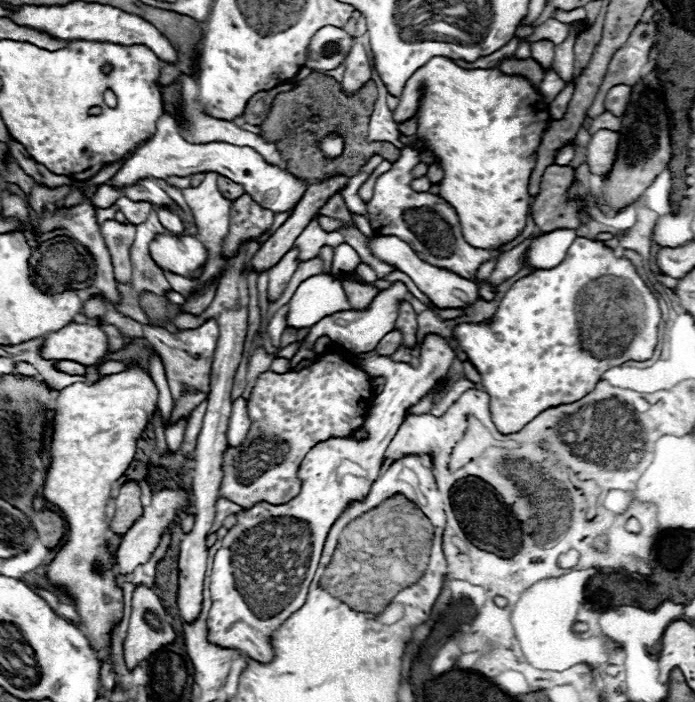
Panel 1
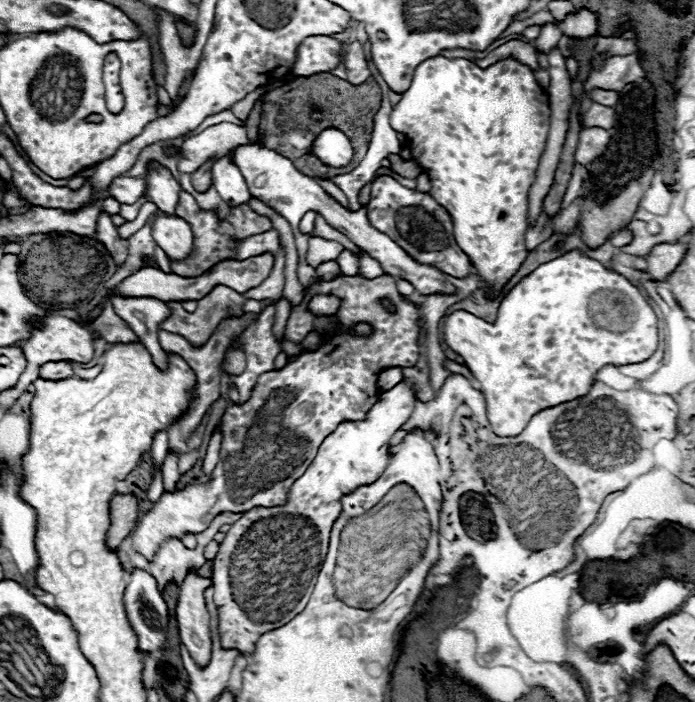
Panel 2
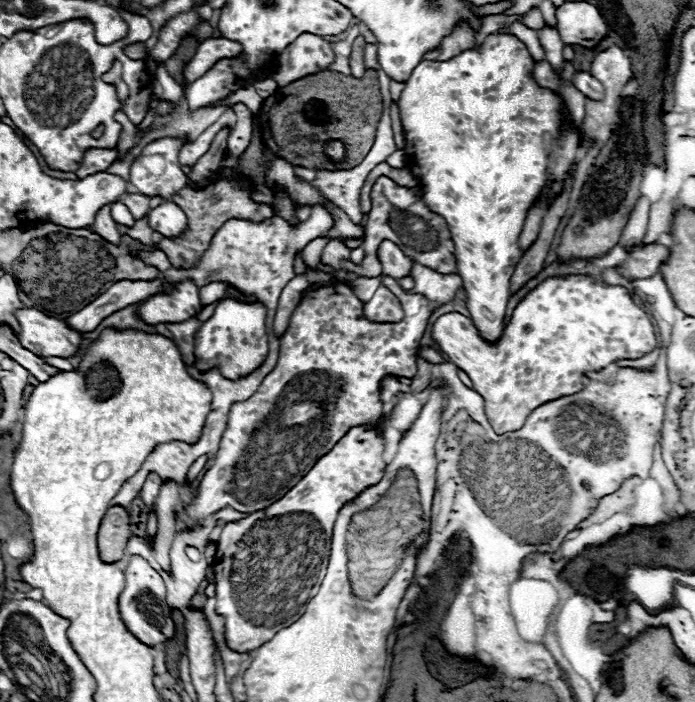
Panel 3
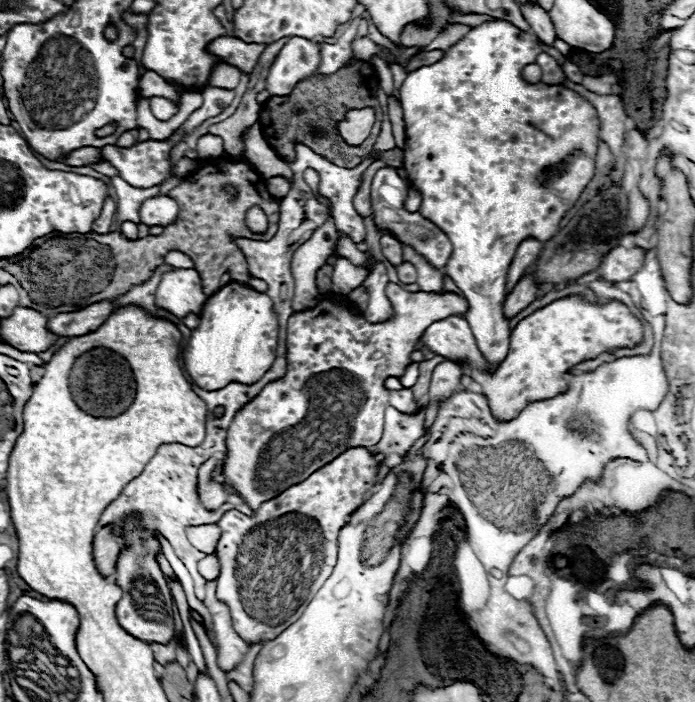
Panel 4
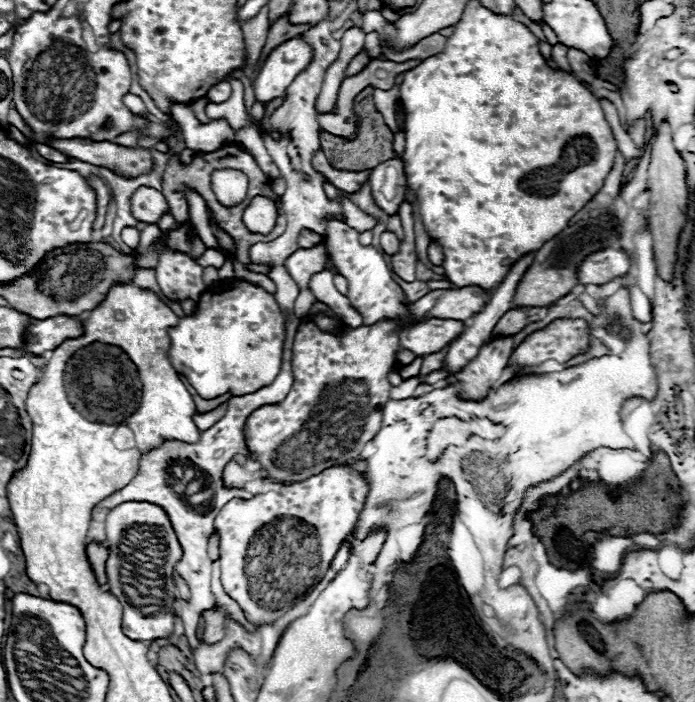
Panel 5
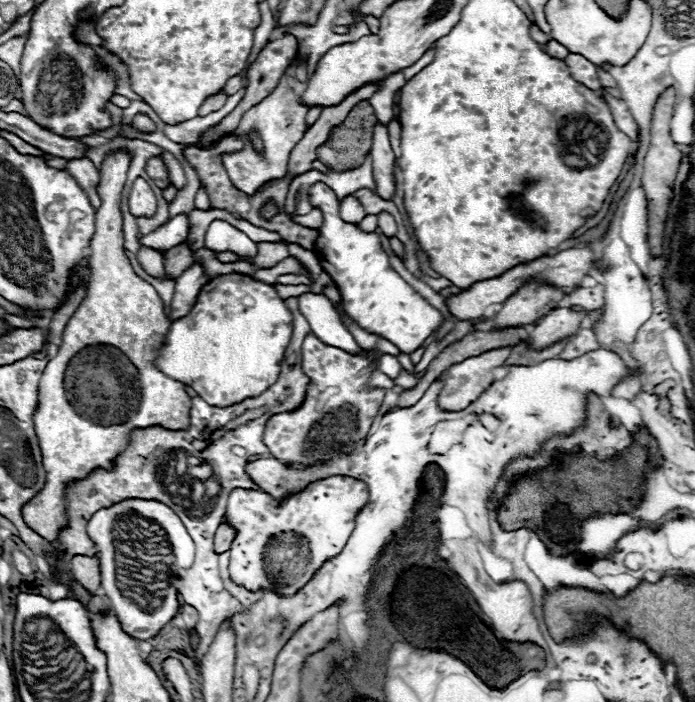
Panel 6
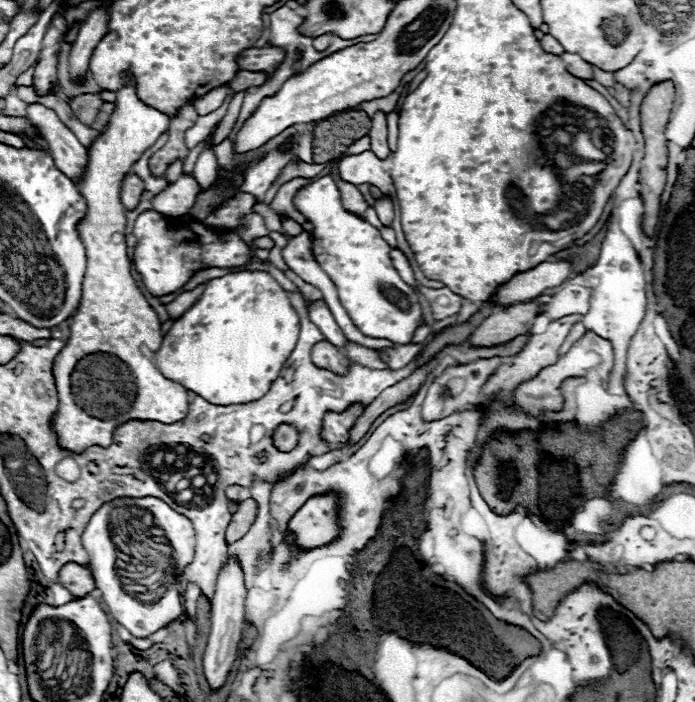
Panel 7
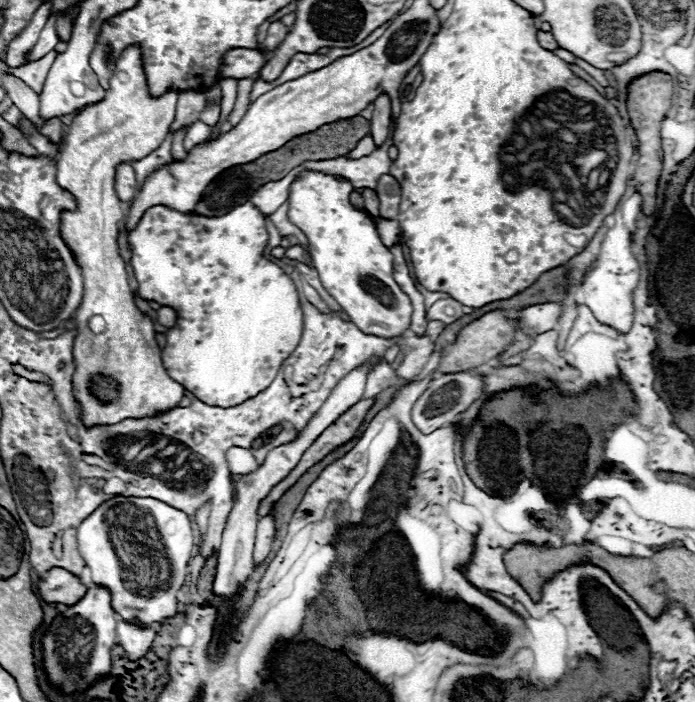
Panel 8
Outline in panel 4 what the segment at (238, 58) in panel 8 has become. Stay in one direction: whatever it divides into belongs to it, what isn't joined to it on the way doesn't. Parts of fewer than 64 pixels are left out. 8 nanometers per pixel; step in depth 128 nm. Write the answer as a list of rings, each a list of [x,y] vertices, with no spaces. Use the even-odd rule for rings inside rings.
[[[294,36],[274,58],[268,76],[266,90],[270,96],[284,96],[292,92],[296,82],[312,76],[320,66],[320,48],[308,38]],[[146,72],[140,80],[140,96],[150,98],[150,96],[162,96],[166,100],[178,102],[180,100],[180,92],[176,92],[164,78],[160,78],[156,72]],[[204,134],[202,138],[198,138],[196,152],[198,152],[198,158],[220,156],[220,154],[224,152],[224,142],[222,142],[222,138],[220,138],[220,136],[214,136],[214,134]]]

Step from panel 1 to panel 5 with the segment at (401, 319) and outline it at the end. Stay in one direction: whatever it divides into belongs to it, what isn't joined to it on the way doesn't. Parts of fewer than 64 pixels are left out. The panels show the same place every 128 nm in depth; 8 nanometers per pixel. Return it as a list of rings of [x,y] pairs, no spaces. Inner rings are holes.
[[[464,286],[456,290],[432,290],[418,302],[412,302],[410,312],[414,318],[436,316],[466,322],[486,306],[490,296],[492,292],[484,292],[478,286]],[[306,320],[300,324],[296,344],[292,348],[292,372],[294,386],[280,404],[258,408],[246,422],[248,452],[256,454],[258,464],[268,472],[268,478],[282,482],[300,482],[308,476],[320,474],[322,470],[358,458],[362,446],[376,436],[380,430],[382,408],[388,402],[390,382],[388,372],[398,366],[396,352],[398,332],[396,322],[378,322],[374,326],[360,326],[356,330],[344,328],[340,336],[320,332],[314,322]]]

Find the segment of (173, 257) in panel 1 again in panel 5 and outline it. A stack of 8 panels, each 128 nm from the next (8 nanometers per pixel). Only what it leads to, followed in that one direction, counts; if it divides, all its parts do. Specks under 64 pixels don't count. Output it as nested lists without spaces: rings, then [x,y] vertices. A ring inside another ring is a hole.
[[[140,186],[132,194],[132,216],[136,216],[136,220],[140,222],[156,224],[166,210],[168,210],[166,198],[154,188]]]

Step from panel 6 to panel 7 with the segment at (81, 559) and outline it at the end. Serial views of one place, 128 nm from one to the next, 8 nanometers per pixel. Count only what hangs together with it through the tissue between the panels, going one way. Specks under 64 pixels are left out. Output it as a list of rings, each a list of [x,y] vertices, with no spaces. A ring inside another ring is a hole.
[[[64,564],[64,568],[60,568],[60,572],[58,572],[58,582],[74,598],[86,596],[96,588],[90,570],[86,566],[80,566],[80,564]]]

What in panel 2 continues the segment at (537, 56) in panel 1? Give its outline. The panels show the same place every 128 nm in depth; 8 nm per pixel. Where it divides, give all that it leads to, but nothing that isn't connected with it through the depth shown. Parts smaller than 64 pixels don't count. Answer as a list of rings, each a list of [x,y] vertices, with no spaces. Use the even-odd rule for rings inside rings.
[[[548,22],[548,24],[542,26],[540,36],[536,38],[536,46],[538,46],[538,50],[542,50],[546,54],[546,52],[550,52],[560,42],[560,38],[562,38],[562,32],[560,32],[558,24]]]

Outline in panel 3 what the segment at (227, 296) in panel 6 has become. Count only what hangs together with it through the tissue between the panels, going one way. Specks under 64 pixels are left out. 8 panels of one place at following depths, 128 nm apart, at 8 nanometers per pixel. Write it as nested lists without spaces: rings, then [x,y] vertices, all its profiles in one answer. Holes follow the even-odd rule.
[[[222,298],[216,302],[214,314],[200,326],[194,338],[194,364],[200,372],[216,368],[226,380],[238,380],[260,368],[268,356],[268,332],[266,332],[266,306],[256,302],[240,302],[234,298]]]

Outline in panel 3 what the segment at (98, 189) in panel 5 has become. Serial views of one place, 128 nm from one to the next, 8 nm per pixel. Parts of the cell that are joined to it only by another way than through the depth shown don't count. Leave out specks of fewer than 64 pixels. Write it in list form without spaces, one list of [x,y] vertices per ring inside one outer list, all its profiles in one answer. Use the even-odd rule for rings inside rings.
[[[106,204],[98,214],[96,214],[96,220],[92,224],[92,232],[100,234],[104,240],[112,242],[112,244],[118,244],[120,242],[120,232],[116,230],[116,222],[112,220],[112,214],[110,214],[110,204]]]

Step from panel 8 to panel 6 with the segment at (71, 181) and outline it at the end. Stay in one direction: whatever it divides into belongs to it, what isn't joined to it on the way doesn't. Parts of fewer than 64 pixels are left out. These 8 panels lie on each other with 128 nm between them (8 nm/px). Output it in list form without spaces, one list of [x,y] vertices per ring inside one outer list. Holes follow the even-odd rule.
[[[136,114],[128,126],[130,126],[134,132],[142,132],[142,134],[156,130],[156,124],[154,124],[146,114]],[[124,150],[110,152],[102,160],[100,182],[96,188],[102,206],[96,210],[94,234],[90,238],[90,258],[88,258],[90,276],[88,276],[86,296],[78,304],[74,316],[70,318],[64,330],[58,354],[46,364],[46,370],[42,372],[40,378],[40,400],[38,400],[38,410],[34,414],[34,426],[44,456],[42,464],[46,470],[46,488],[30,504],[24,506],[22,516],[24,522],[30,528],[36,528],[36,532],[40,532],[40,536],[44,536],[48,542],[56,540],[58,530],[66,524],[62,500],[66,484],[70,480],[80,480],[94,468],[110,468],[110,460],[114,460],[124,450],[126,436],[134,428],[146,428],[152,424],[160,424],[162,428],[188,428],[190,424],[190,396],[184,390],[186,386],[178,380],[164,376],[158,368],[154,368],[154,358],[170,328],[164,304],[156,294],[156,290],[134,274],[124,250],[120,200],[130,160],[132,158]]]

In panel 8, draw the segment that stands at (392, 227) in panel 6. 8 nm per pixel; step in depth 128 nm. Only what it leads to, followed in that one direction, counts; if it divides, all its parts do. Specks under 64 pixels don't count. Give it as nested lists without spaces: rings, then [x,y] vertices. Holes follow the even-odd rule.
[[[382,174],[376,186],[376,194],[380,198],[380,216],[396,218],[400,204],[400,184],[396,182],[396,178],[390,174]]]

